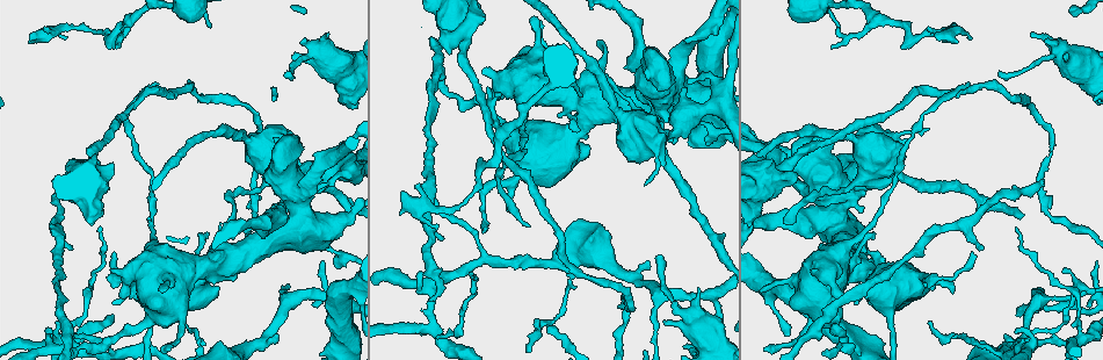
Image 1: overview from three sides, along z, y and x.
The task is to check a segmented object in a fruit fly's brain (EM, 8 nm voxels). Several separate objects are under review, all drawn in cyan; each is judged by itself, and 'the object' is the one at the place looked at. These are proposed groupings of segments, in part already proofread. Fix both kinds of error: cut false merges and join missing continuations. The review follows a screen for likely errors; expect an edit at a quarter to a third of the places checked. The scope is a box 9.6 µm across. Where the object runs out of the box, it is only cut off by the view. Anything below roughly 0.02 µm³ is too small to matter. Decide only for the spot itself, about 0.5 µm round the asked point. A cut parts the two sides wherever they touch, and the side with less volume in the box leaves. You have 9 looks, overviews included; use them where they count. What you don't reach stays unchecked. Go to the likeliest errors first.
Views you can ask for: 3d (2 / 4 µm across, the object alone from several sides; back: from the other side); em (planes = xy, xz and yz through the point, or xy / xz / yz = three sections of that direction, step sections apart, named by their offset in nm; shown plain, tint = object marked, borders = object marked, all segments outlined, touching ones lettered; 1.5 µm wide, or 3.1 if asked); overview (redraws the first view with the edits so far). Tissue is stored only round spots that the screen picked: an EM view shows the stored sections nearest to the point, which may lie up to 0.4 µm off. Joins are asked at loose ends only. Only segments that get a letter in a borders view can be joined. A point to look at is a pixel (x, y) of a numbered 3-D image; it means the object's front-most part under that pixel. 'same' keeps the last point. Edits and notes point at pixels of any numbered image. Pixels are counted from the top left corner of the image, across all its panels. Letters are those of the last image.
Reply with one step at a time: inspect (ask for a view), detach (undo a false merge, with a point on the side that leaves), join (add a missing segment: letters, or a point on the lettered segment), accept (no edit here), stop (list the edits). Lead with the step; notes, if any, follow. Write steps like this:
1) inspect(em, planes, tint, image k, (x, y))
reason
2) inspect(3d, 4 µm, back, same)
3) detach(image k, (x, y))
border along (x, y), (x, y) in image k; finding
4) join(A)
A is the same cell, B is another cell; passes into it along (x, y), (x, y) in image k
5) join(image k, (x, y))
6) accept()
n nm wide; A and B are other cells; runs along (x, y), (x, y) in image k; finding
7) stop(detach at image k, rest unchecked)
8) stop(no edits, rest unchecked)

inspect(em, xz, step 4, borders, image 1, (1043, 182))
an open end

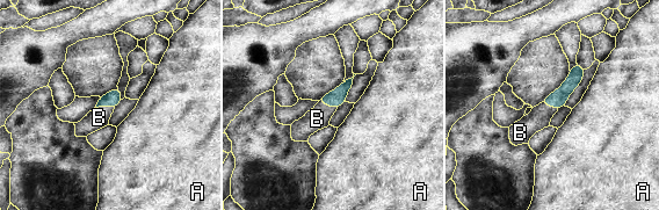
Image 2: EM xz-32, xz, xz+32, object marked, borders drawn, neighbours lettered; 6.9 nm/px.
join(B)
B is the same cell, A is another cell; the cell continues

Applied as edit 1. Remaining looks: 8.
inspect(3d, 2 µm, image 1, (783, 222))
end of a long branch

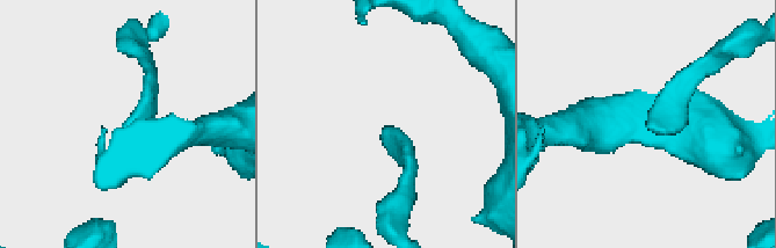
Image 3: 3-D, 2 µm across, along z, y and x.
inspect(em, yz, step 8, borders, image 3, (651, 130))

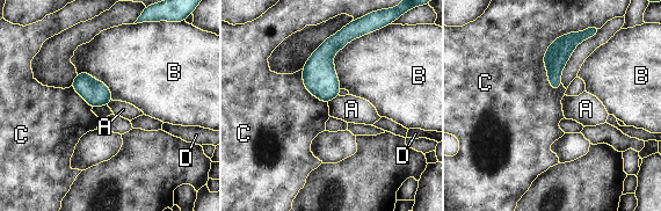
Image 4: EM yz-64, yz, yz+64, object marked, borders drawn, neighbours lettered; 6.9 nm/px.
accept()
C touches over 380 nm; A, B, C and D are other cells; border along (558, 37), (543, 58), (556, 92) in image 4; none of them fits

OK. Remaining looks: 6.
inspect(3d, 4 µm, image 1, (796, 174))
stops while still wide

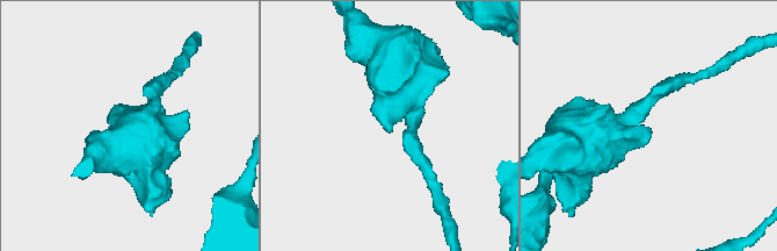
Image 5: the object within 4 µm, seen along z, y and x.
inspect(em, planes, borders, image 5, (649, 128))
now the EM

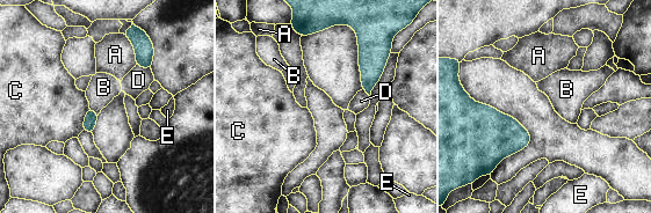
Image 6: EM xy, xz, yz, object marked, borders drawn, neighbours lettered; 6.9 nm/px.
accept()
A, B, C, D and E are other cells; border along (89, 107), (98, 115) in image 6; no lettered segment goes on from it

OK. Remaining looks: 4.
inspect(em, yz, step 8, tint, image 1, (1050, 153))
a narrow waist

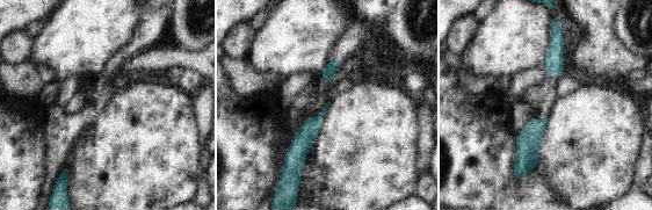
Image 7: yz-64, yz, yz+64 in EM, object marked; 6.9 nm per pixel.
inspect(em, planes, borders, same)

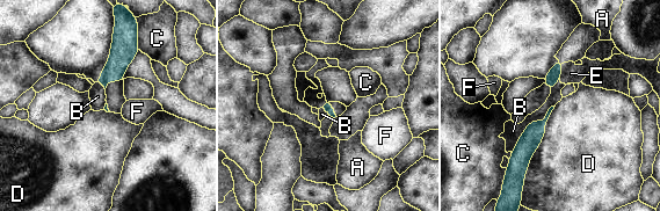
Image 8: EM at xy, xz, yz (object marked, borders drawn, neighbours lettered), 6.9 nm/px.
accept()
A, B, C, D, E and F are other cells; runs along (542, 123), (512, 166) in image 8; all the same cell

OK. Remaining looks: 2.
stop(join at image 2, rest unchecked)

